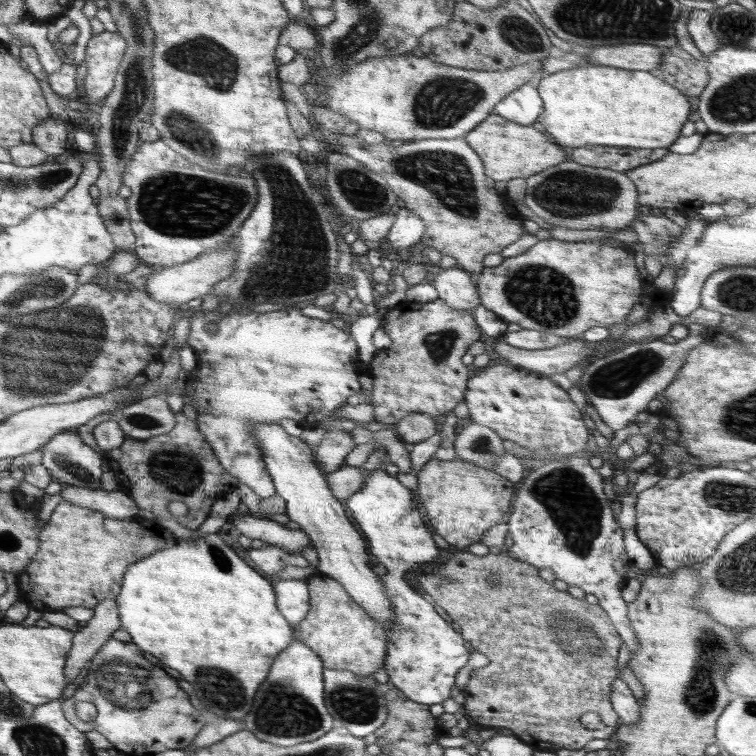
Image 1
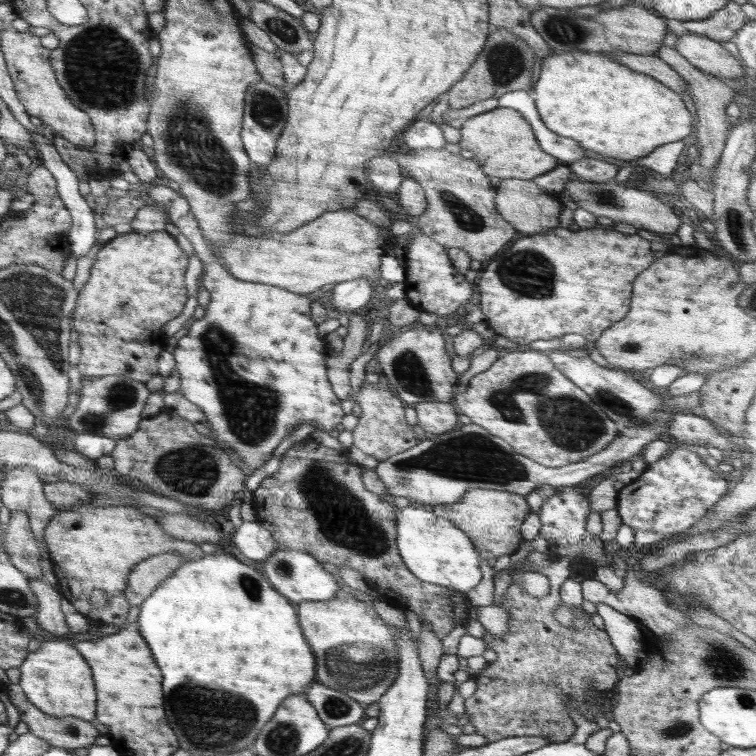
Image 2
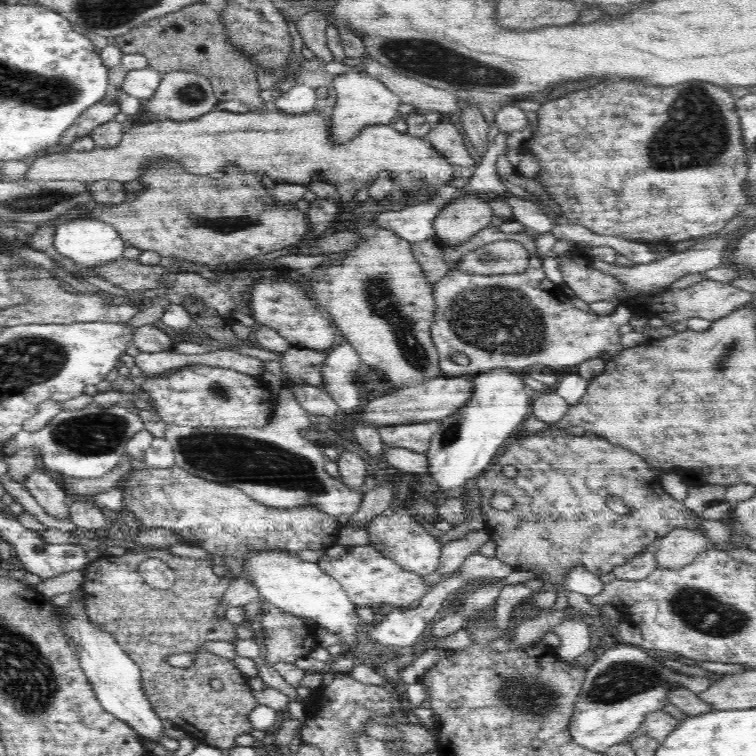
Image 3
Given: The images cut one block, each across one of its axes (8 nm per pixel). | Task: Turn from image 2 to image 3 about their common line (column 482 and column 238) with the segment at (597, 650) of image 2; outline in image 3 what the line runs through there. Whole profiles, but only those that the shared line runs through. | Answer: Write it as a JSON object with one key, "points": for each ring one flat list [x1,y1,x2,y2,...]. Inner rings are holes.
{"points":[[147,548,147,549,135,549,128,551,123,556,116,557,107,557,103,556,99,560,94,560,92,564,88,564,84,570,84,581,81,584,81,590,83,594,83,604,85,605,85,611,87,612,88,620,92,625,96,625,98,629,102,629,102,631,106,631,106,633,110,633,114,637,115,642,117,642,121,649,138,665,140,669,140,673,142,673,142,689,144,689,144,693,148,695,148,701,152,703,152,707,154,707,154,711,158,713,158,716,162,720,168,720,168,722,172,722,175,727,182,729,185,733,190,734,193,738,196,738,201,743,219,748,223,751,232,748,234,746,234,738,236,736,240,736,240,734,248,734,248,732,252,732,254,730,254,725,250,723,250,718,248,714,259,705,260,699,254,697,254,693,250,689,250,685,248,685,248,679,244,678,243,674,240,673,236,666,232,664,232,661,228,660,225,657,220,655,216,655,213,653,209,653,204,648,202,648,202,644,204,642,208,642,208,640,222,640,222,642,231,642,234,643,238,640,238,636,236,635,236,630,233,625,229,622,229,620,224,617,218,617,216,615,216,608,218,608,218,604,222,603,222,596,224,596,224,592,228,590,228,586,230,586,230,576,229,574,225,576,217,576,212,571,213,565,210,560,195,560,194,558,180,558,180,556,172,555,167,549,156,549,156,548],[156,559,160,560,164,564,168,564,168,566,174,569,174,573,176,573,176,582,168,588,168,590,158,590,157,588,152,588,147,582,144,582,144,579,141,577,141,574,138,571,138,567,144,560],[172,654,194,654,195,660,191,664,189,668,176,668,170,665,167,661,168,656,172,656]]}

